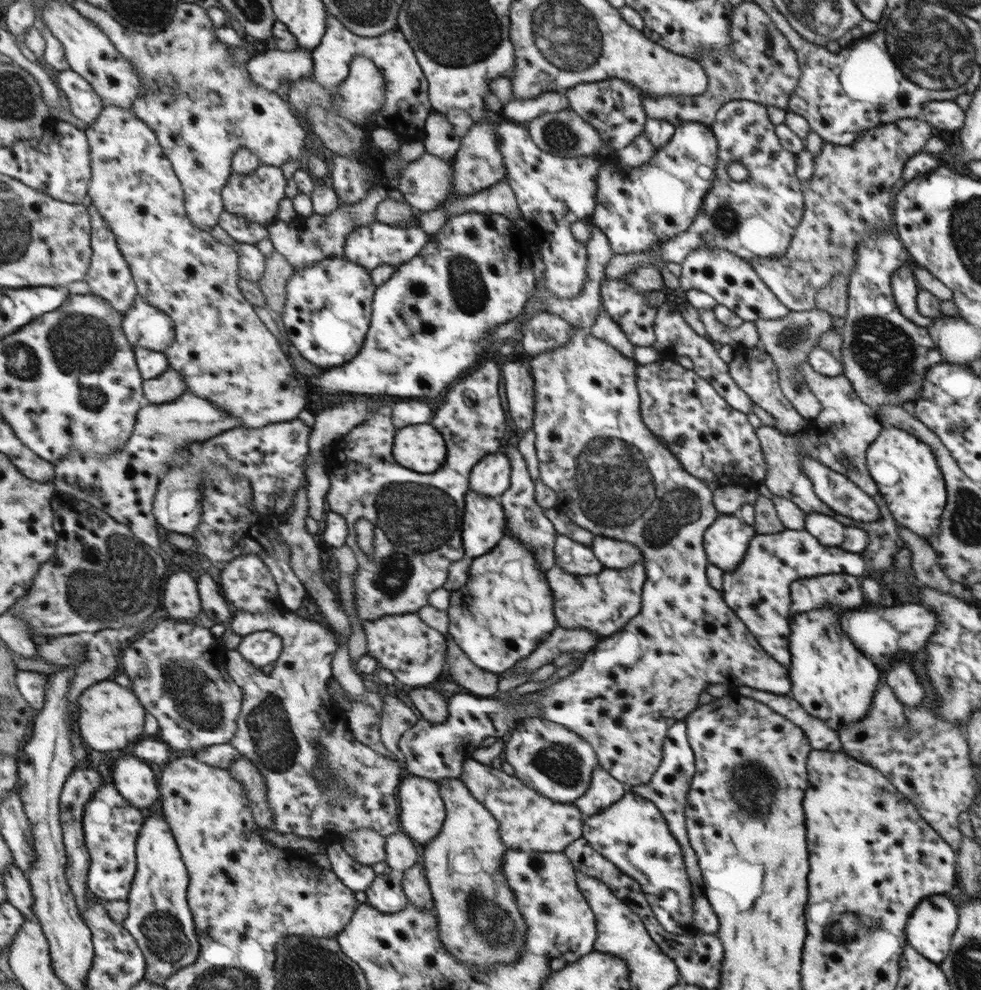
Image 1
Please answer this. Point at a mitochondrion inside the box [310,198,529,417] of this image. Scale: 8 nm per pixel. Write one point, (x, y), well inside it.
(466, 295)

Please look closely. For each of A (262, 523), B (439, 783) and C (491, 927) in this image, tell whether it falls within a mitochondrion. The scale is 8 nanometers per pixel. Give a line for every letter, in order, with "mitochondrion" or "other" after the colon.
A: other
B: other
C: mitochondrion

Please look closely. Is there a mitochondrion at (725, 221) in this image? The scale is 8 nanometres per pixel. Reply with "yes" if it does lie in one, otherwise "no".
yes

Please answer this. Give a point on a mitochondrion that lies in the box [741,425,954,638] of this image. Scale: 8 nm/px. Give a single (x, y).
(845, 459)

